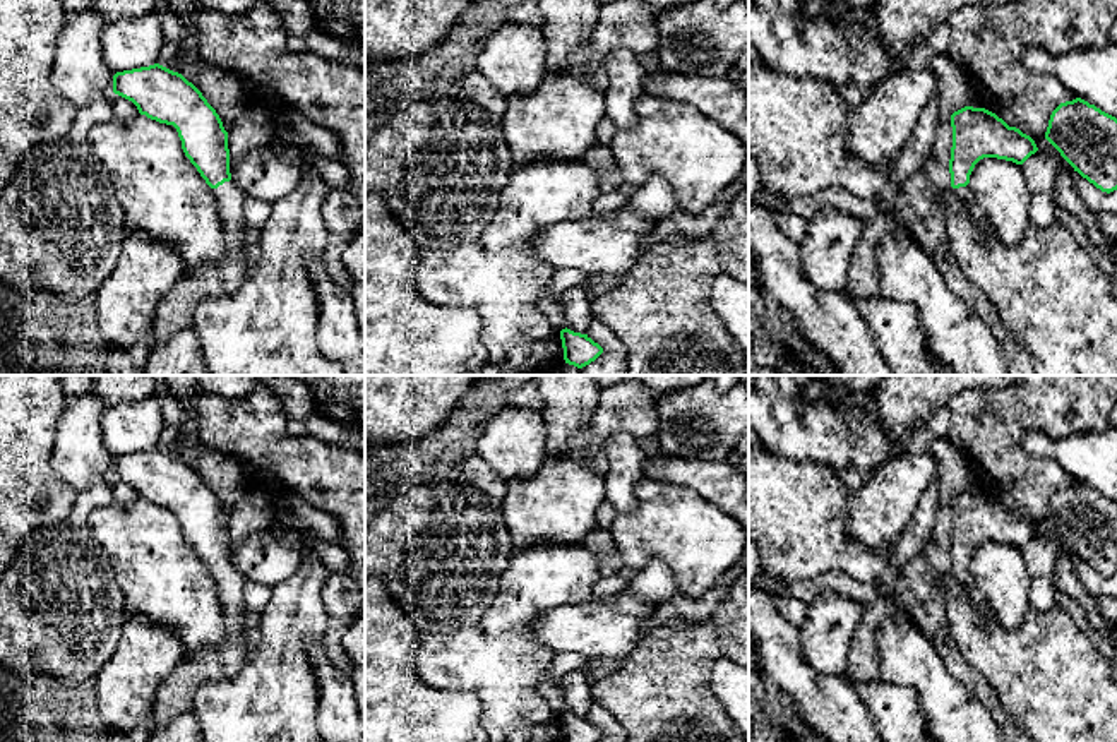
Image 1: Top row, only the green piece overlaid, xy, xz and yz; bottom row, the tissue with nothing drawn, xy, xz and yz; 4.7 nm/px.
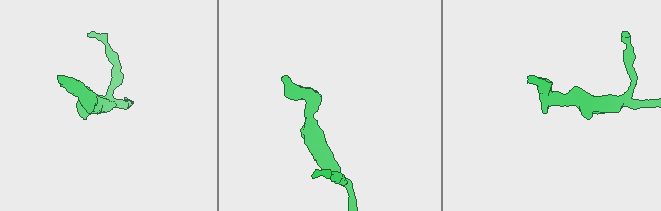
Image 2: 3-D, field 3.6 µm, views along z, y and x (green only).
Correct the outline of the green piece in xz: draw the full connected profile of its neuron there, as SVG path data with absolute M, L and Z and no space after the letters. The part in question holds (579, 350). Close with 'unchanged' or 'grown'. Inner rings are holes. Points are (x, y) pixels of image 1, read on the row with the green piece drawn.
M567 327L560 331L560 339L565 363L577 368L589 365L603 353L603 348L588 334L574 332Z; unchanged

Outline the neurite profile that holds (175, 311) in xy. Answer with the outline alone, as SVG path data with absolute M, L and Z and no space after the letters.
M247 223L242 254L224 250L218 262L183 271L158 303L149 341L163 341L194 327L194 312L202 300L238 291L247 269L247 254L257 242L260 231Z

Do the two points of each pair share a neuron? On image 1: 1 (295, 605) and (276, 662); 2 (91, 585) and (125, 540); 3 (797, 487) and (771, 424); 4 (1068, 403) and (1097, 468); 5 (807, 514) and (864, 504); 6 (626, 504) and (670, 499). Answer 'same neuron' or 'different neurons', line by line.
1: same neuron
2: different neurons
3: different neurons
4: different neurons
5: different neurons
6: different neurons

